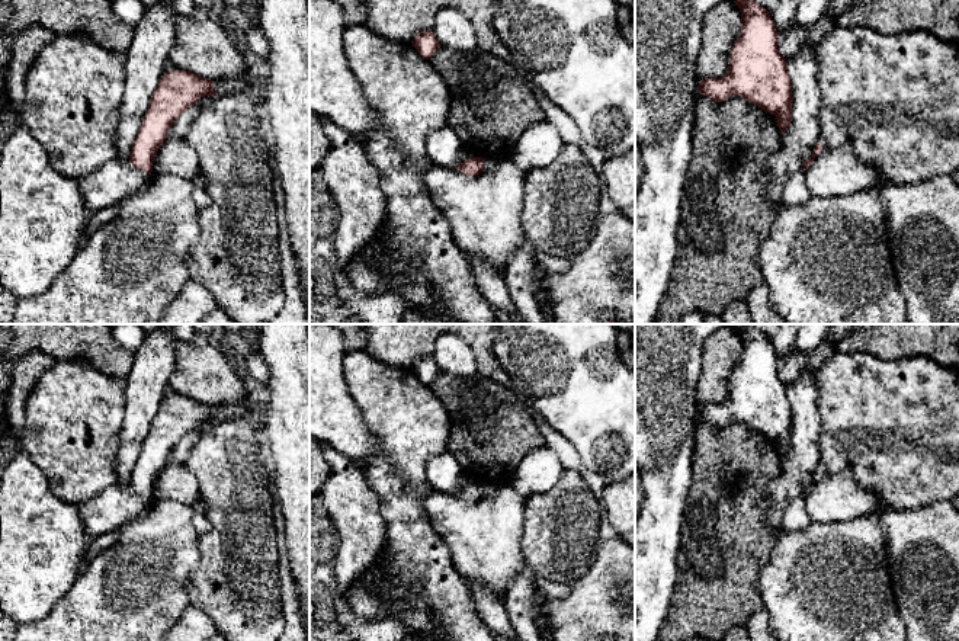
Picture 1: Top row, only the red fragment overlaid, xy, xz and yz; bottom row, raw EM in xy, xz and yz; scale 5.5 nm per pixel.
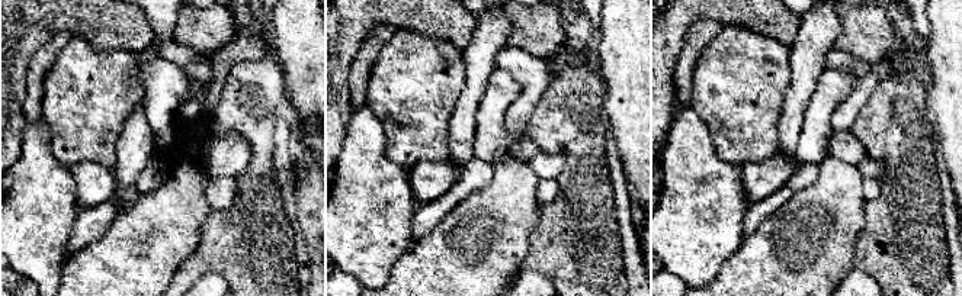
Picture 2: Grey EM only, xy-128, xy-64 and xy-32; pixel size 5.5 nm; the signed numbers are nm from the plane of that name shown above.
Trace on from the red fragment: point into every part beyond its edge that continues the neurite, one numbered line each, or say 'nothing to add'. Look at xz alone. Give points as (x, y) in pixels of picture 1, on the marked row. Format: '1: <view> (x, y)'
nothing to add

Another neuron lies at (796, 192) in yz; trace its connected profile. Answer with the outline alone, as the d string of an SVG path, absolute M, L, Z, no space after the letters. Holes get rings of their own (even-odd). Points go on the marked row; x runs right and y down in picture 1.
M805 172L793 173L788 180L783 190L785 205L801 206L811 198L809 189L805 182Z

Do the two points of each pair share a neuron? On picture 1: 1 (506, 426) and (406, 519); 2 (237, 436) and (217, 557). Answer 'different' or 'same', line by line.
1: different
2: same

